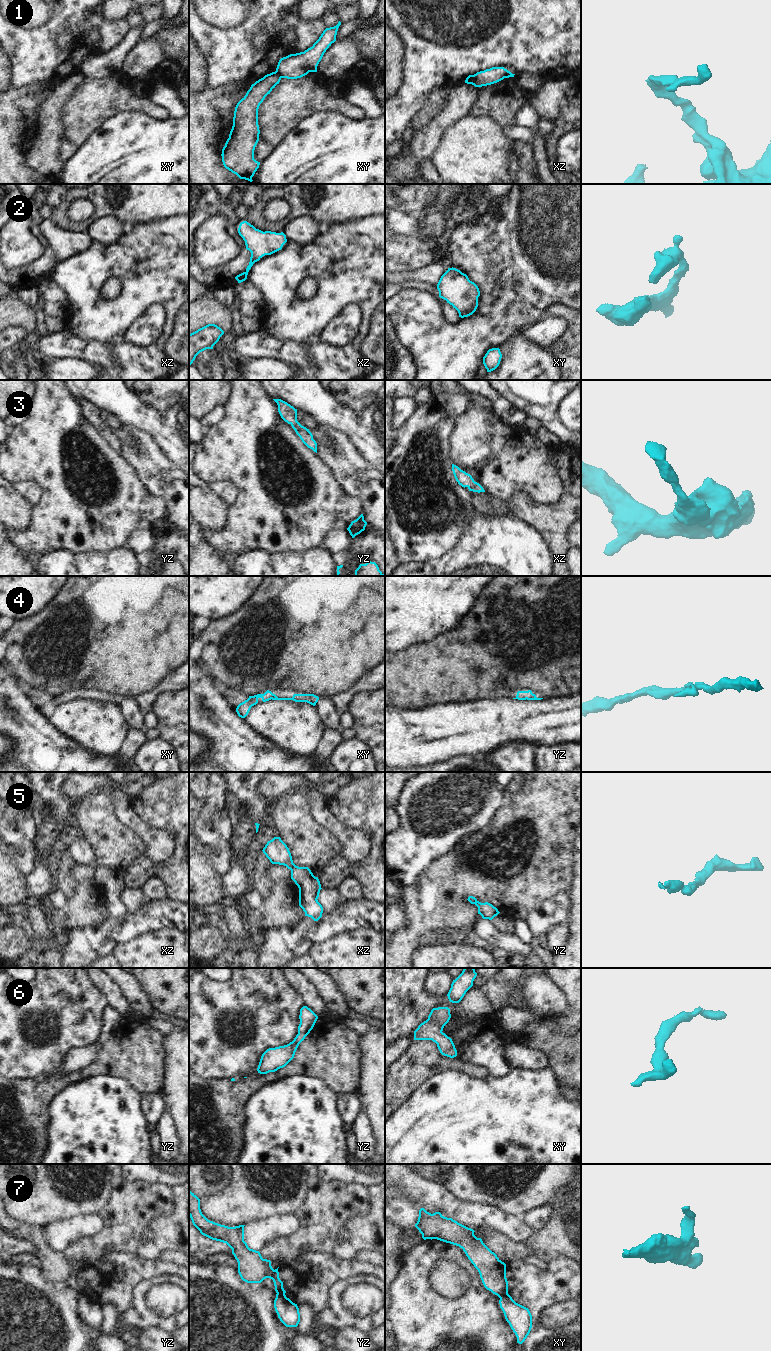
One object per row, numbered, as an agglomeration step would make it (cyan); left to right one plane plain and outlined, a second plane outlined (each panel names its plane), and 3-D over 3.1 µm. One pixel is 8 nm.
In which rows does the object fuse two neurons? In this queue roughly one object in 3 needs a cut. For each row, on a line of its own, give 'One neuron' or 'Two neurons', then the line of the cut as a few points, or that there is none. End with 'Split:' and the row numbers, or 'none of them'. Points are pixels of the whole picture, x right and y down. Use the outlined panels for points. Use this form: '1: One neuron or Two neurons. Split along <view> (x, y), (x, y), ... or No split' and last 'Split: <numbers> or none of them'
1: Two neurons. Split along xy (275, 71), (281, 77)
2: One neuron. No split
3: One neuron. No split
4: One neuron. No split
5: One neuron. No split
6: One neuron. No split
7: Two neurons. Split along yz (277, 1292), (284, 1295)
Split: 1, 7

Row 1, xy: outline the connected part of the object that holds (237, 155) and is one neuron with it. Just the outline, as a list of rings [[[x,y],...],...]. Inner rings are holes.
[[[276,72],[265,75],[251,85],[235,107],[233,126],[221,156],[224,167],[240,179],[252,182],[252,177],[259,168],[260,162],[254,159],[260,134],[258,109],[280,80],[281,77]]]

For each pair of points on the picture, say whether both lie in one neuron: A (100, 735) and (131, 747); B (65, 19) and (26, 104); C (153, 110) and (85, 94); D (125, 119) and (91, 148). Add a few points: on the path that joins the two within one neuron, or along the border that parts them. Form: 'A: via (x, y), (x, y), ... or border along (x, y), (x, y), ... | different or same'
A: border along (127, 730), (117, 757) | different
B: border along (55, 84), (26, 85), (11, 89) | different
C: via (136, 103), (120, 98), (102, 98) | same
D: via (117, 127), (99, 145) | same

